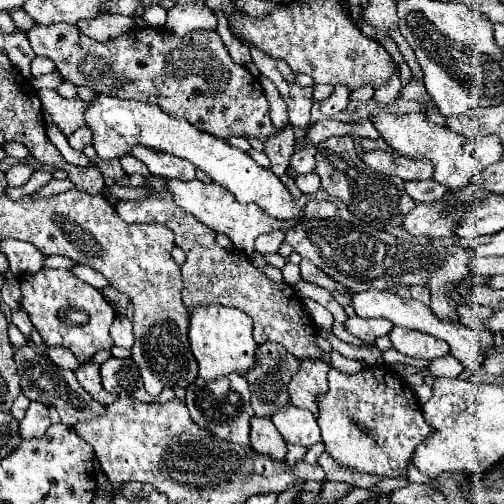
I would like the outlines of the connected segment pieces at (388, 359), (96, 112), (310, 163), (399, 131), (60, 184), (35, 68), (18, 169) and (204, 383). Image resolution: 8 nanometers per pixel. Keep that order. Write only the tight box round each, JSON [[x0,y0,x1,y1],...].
[[381,348,429,368],[86,94,304,220],[290,146,316,176],[370,108,502,190],[33,179,76,198],[30,56,56,78],[6,164,34,188],[186,374,254,446]]

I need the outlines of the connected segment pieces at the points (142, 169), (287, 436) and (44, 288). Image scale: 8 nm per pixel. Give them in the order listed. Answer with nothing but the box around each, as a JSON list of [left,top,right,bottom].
[[120,156,150,176],[272,402,322,448],[20,268,116,362]]

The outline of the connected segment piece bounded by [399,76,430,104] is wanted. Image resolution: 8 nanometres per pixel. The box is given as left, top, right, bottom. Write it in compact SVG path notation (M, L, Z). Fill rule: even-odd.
M413 76L409 83L401 88L399 94L404 94L406 100L430 104L430 96L426 91L424 83Z

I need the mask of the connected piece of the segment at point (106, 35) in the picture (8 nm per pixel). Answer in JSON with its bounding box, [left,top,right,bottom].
[78,14,134,42]

